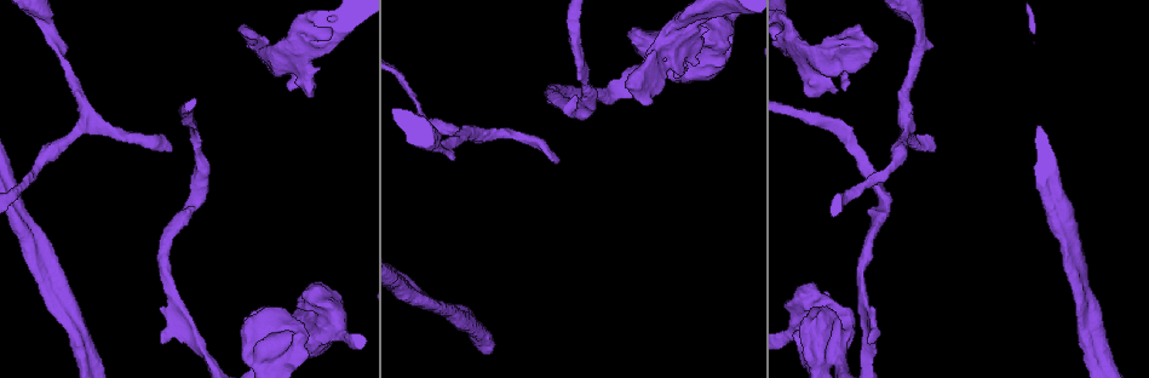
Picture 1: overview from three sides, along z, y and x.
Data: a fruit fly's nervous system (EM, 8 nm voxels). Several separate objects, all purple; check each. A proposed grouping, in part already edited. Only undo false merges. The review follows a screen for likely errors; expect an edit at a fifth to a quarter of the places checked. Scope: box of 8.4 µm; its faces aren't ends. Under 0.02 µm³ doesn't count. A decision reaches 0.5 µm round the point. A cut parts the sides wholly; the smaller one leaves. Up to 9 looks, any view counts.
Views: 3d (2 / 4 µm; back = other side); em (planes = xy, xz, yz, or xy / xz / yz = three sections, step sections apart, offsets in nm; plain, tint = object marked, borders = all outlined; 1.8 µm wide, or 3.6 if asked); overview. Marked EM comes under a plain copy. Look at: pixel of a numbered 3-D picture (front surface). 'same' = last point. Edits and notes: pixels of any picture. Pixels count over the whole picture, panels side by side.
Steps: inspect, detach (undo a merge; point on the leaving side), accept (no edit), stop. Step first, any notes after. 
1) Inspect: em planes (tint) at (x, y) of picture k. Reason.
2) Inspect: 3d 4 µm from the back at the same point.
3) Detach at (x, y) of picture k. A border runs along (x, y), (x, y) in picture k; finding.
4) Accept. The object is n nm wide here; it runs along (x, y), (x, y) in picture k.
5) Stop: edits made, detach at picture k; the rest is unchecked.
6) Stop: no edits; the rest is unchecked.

Inspect: 3d 4 µm at (40, 253) of picture 1. A fork.

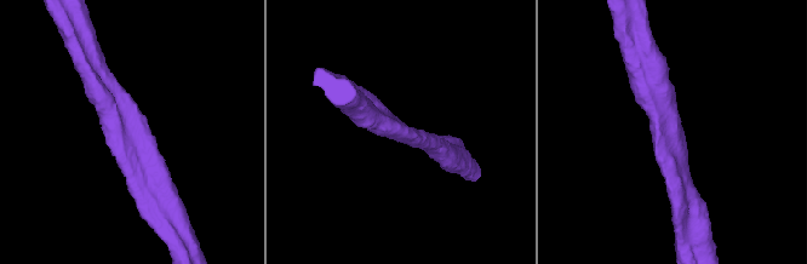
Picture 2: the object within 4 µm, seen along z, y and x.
Inspect: em planes (borders) at (133, 134) of picture 2.

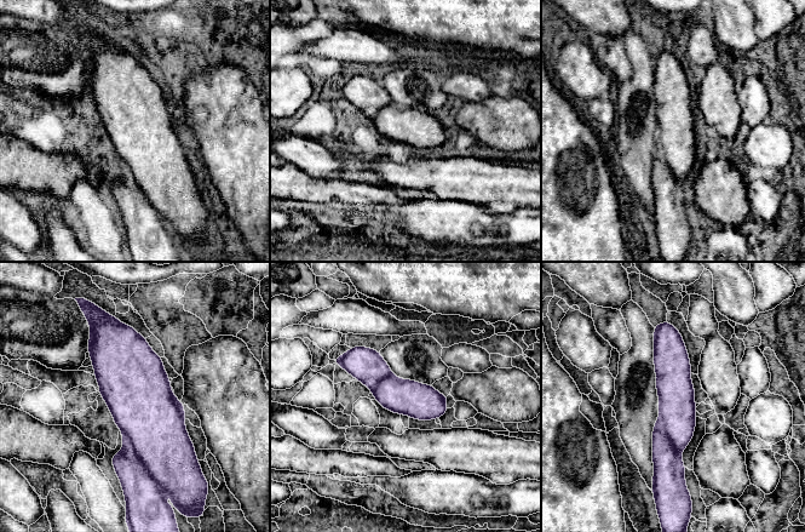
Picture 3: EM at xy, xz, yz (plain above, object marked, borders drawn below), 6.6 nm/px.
Accept. It runs along (663, 326), (671, 356), (671, 470) in picture 3; one neuron here.

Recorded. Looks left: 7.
Inspect: em xy step 8 (tint) at (675, 35) of picture 1. Calibre changes.

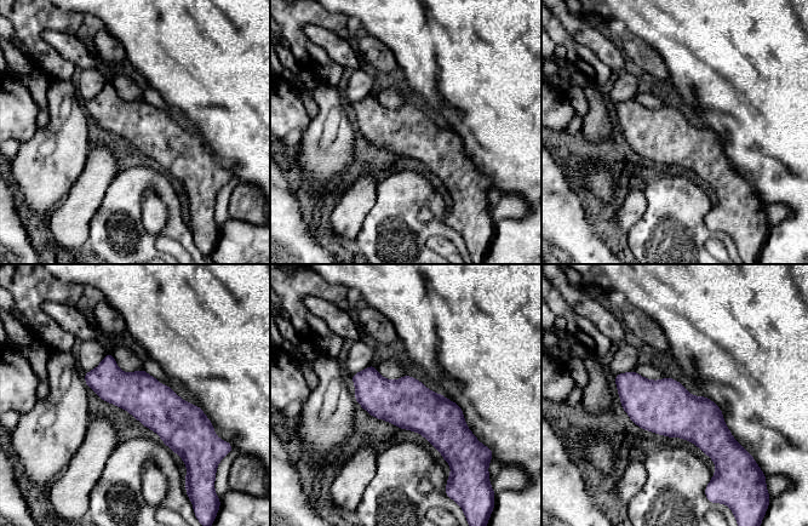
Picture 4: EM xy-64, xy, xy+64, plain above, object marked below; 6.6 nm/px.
Inspect: em planes (tint) at the same point.

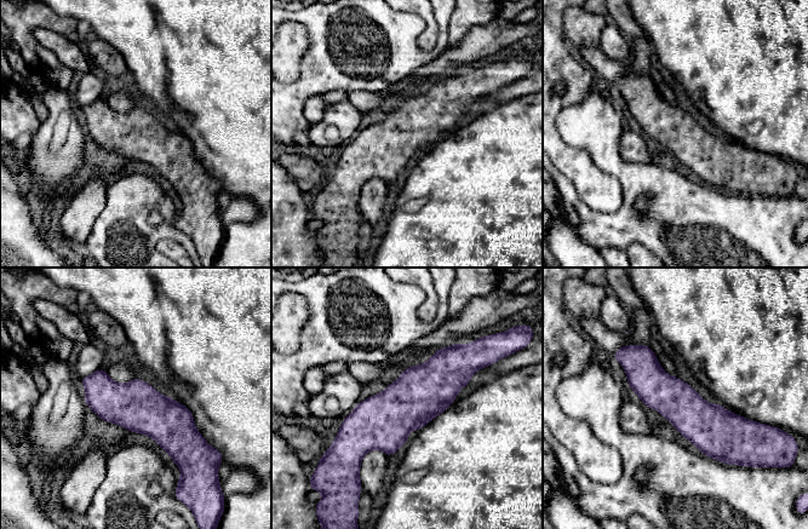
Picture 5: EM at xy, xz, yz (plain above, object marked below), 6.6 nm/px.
Accept. It runs along (469, 366), (450, 369), (345, 441) in picture 5; all the same neuron.

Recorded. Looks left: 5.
Inspect: 3d 2 µm at (82, 117) of picture 1. Arms part here.

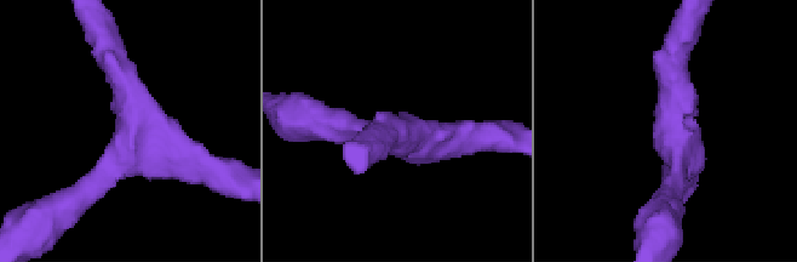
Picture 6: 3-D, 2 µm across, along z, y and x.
Inspect: em yz step 4 (tint) at (132, 124) of picture 6. 3 arms meet here; the arms are 220, 220, 220 nm wide; shape alone is not enough.

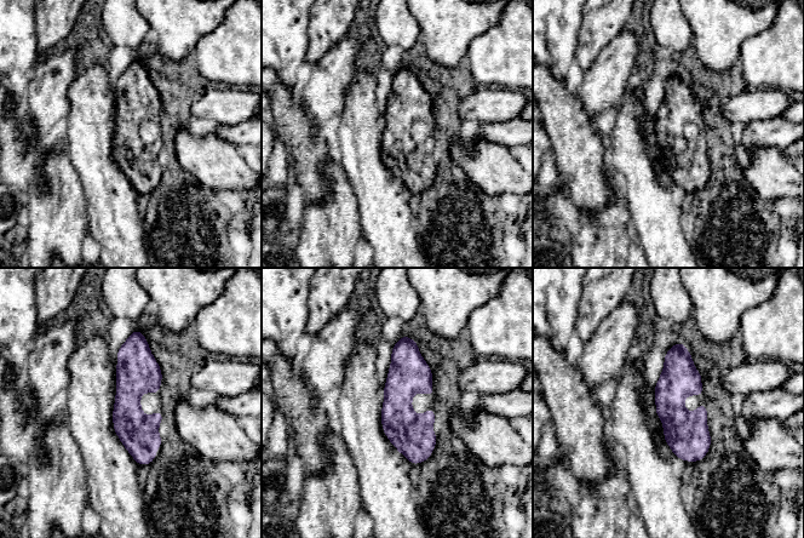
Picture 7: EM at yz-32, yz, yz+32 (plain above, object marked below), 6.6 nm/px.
Accept. It runs along (136, 333), (132, 427), (147, 461) in picture 7; one neuron here.

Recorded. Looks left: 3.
Inspect: 3d 4 µm at (832, 356) of picture 1. Sharp bend.

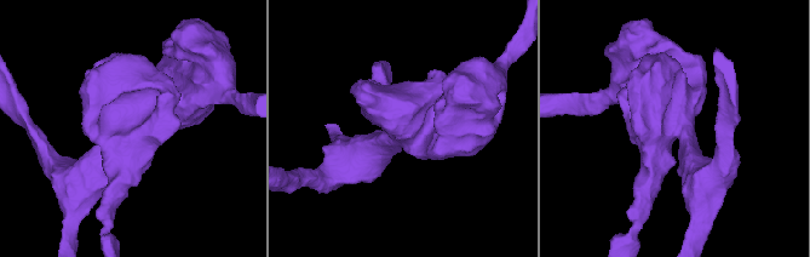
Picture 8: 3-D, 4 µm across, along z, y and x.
Inspect: em 3.6 µm xy step 16 (tint) at (128, 126) of picture 8.

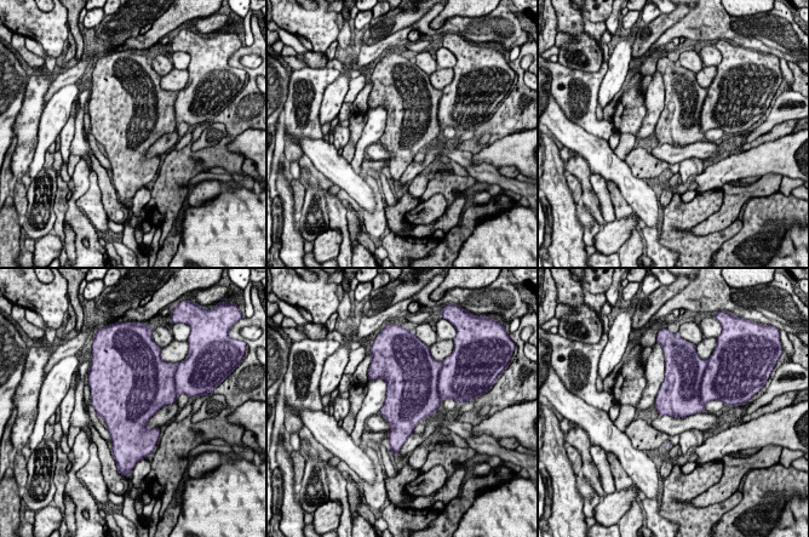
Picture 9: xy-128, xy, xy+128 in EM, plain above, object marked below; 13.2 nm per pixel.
Inspect: em 3.6 µm planes (borders) at the same point. Another direction.

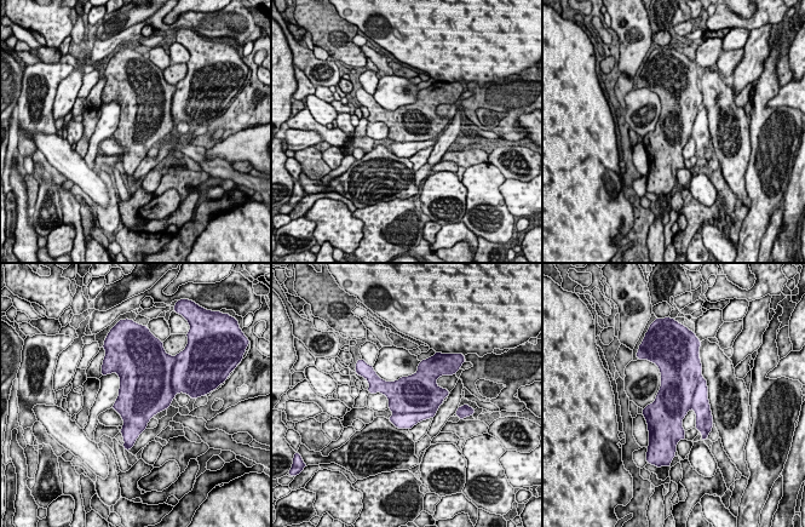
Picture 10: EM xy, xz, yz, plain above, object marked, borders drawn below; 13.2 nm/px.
Detach at (410, 395) of picture 10. A border runs along (438, 406), (431, 411), (394, 413) in picture 10; a second neuron is stuck on.

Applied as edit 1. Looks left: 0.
Stop: edits made, detach at picture 10; the rest is unchecked.

